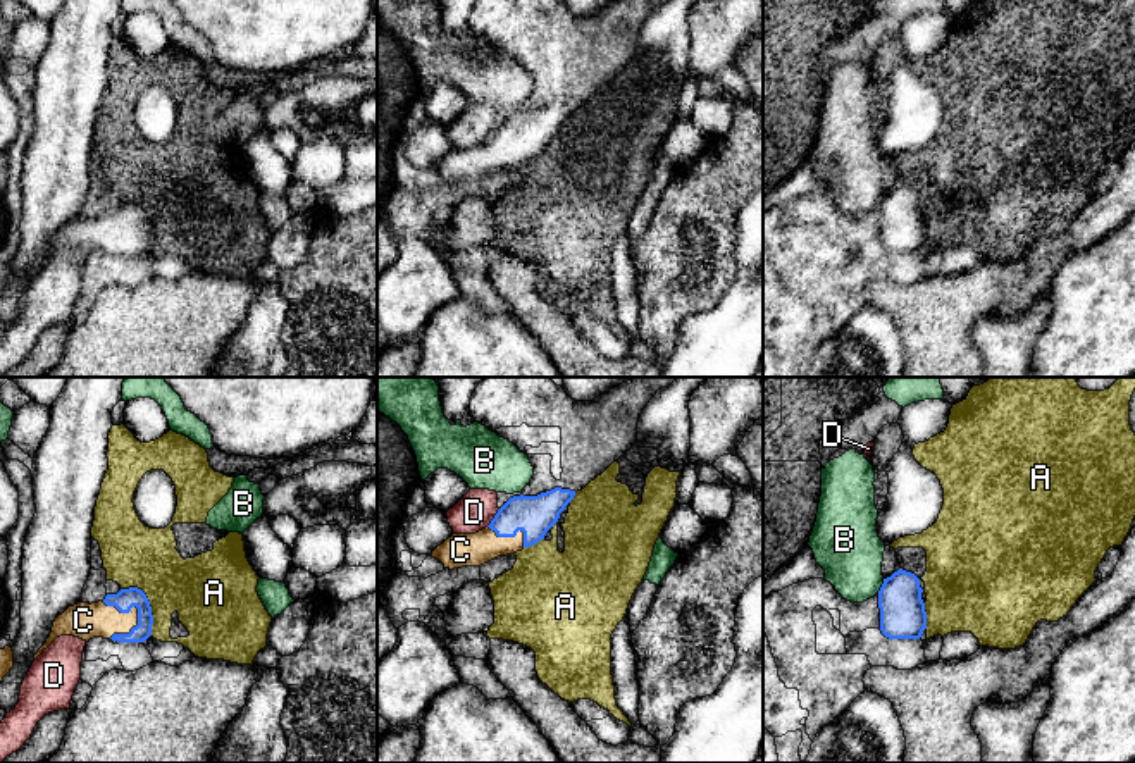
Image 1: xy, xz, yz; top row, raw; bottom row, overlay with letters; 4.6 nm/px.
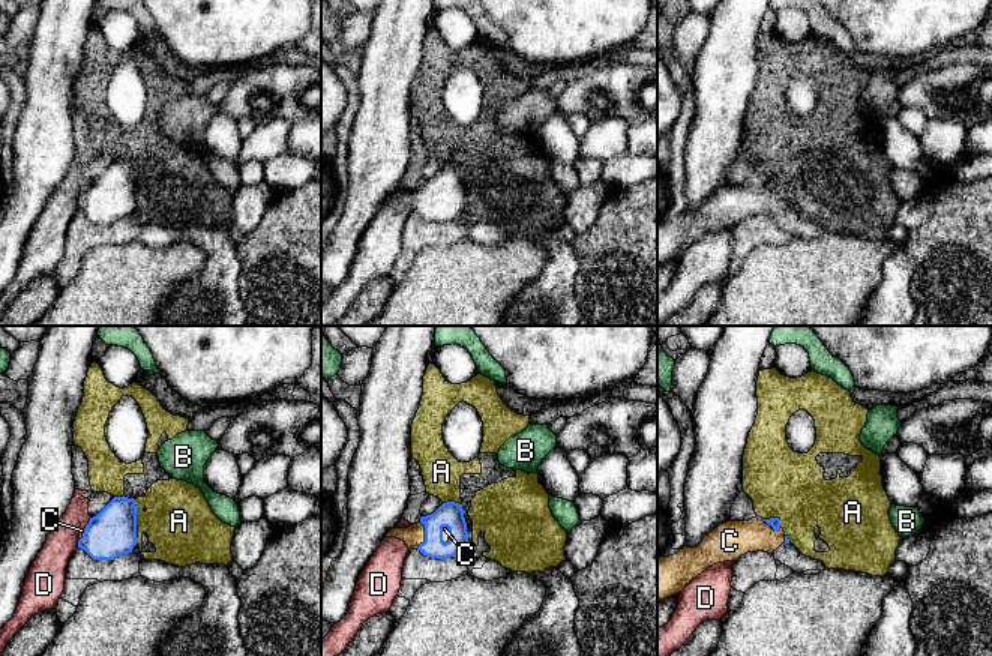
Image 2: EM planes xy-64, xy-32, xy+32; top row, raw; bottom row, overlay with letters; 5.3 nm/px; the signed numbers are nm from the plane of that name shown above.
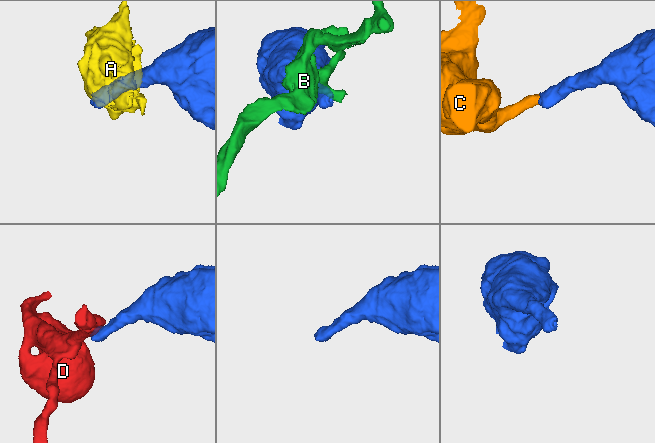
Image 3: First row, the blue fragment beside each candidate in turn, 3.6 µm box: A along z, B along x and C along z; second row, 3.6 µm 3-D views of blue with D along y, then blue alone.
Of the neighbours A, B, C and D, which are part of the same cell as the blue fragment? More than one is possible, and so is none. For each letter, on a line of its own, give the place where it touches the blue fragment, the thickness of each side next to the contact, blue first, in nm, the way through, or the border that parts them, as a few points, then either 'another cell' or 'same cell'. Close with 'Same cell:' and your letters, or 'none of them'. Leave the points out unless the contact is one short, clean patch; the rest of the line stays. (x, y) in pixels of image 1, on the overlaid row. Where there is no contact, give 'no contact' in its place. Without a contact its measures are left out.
A: contact xy (148, 603); calibres 100 and 300 nm; another cell
B: contact yz (882, 586); calibres 220 and 300 nm; border yz (884, 579), (877, 591); another cell
C: contact xy (128, 612); calibres 100 and 170 nm; way xy (124, 600), (128, 612), (114, 619), (83, 620); same cell
D: contact xz (495, 517); calibres 190 and 180 nm; border xz (500, 508), (486, 526); another cell
Same cell: C

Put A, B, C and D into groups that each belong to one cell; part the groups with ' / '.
A / B / C / D

